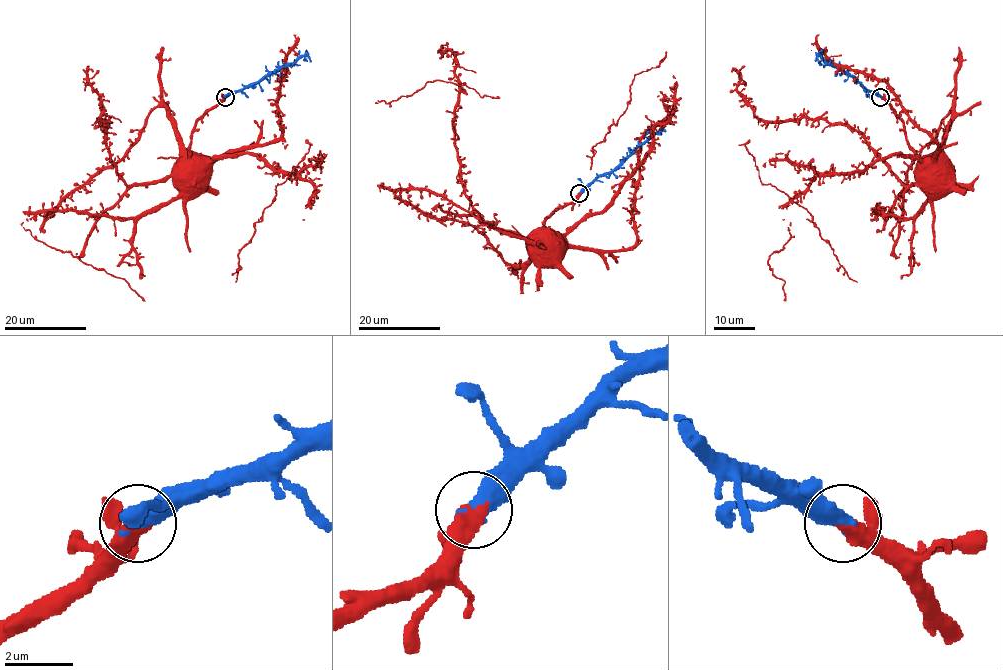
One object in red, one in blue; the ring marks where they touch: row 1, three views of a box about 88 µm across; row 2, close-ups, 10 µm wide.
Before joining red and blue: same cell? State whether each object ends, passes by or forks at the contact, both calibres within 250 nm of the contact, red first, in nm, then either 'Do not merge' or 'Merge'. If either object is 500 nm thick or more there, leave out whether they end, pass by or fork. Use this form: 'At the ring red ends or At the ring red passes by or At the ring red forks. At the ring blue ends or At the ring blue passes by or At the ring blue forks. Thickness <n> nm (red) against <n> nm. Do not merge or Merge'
Thickness 360 nm (red) against 550 nm. Merge

